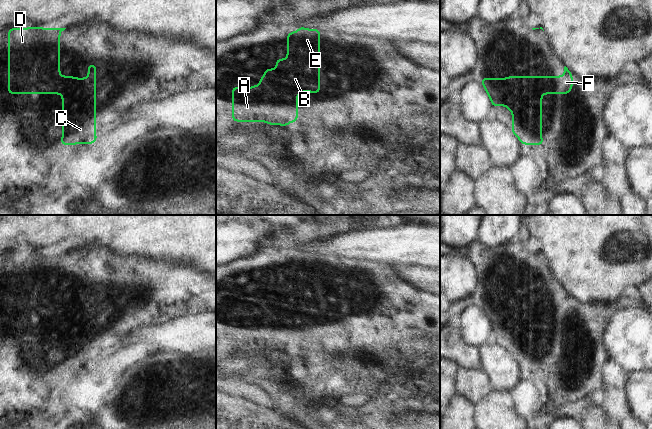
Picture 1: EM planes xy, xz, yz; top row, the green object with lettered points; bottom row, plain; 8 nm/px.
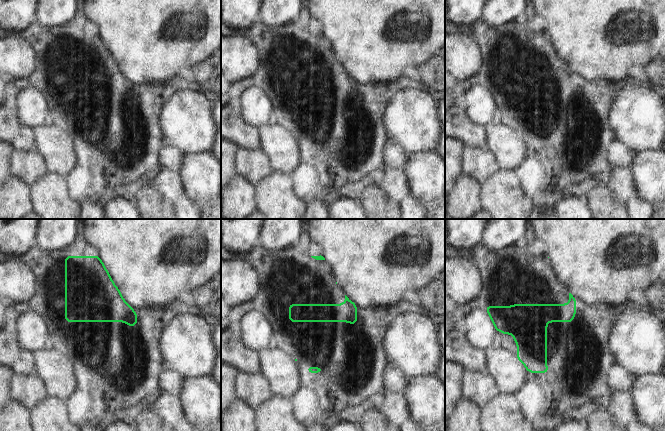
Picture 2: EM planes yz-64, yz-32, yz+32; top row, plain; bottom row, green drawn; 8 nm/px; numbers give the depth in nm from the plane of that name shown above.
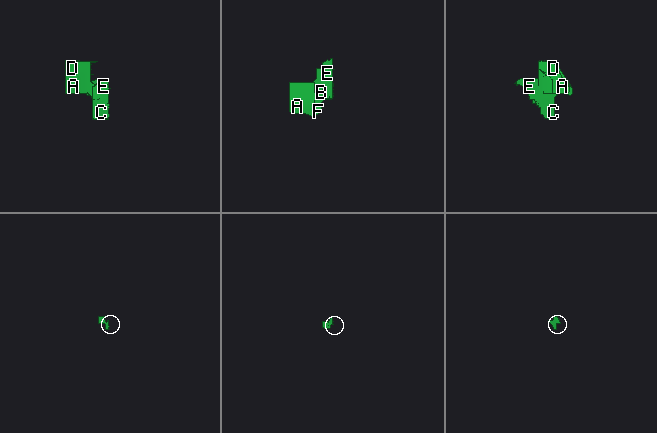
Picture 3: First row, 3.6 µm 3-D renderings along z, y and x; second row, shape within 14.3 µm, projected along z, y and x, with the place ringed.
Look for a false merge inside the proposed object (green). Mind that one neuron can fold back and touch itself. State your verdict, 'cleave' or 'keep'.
cleave

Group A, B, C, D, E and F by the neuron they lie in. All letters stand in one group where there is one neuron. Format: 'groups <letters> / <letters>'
groups A D F / B C E

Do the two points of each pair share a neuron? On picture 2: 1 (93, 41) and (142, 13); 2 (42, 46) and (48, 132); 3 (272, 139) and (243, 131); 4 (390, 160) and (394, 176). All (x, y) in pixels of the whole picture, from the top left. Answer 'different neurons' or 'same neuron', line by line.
1: same neuron
2: same neuron
3: different neurons
4: different neurons

